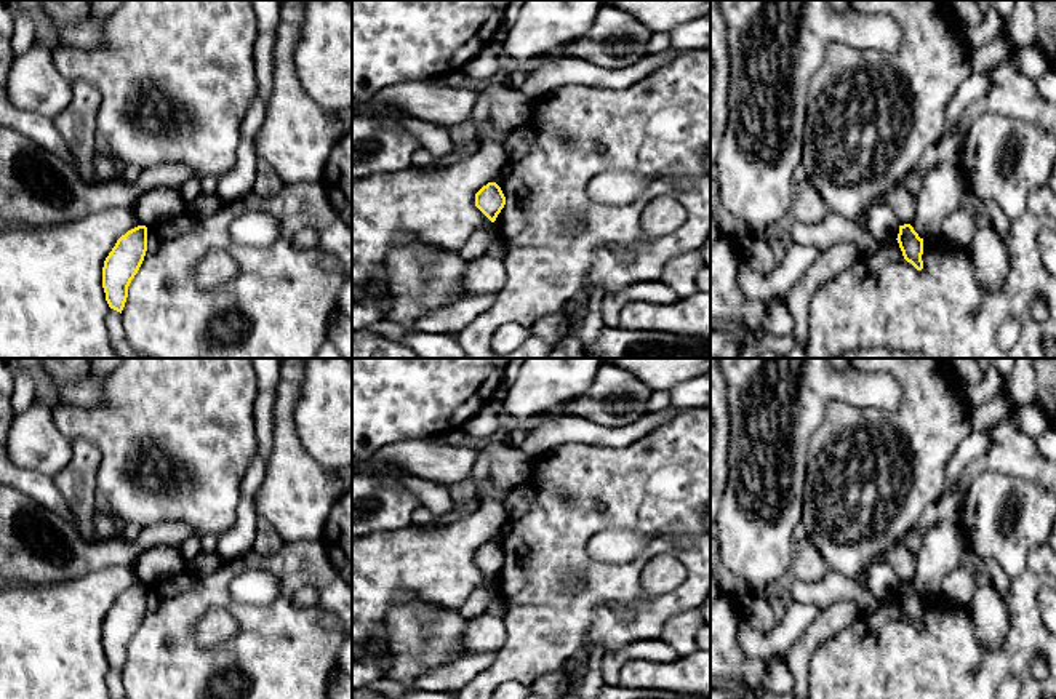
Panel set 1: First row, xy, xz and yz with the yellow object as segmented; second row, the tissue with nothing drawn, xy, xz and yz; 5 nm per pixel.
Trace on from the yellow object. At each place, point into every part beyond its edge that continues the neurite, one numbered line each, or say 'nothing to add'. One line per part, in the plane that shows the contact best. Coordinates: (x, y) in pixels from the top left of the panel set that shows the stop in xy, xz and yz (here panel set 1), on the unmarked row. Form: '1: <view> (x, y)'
nothing to add

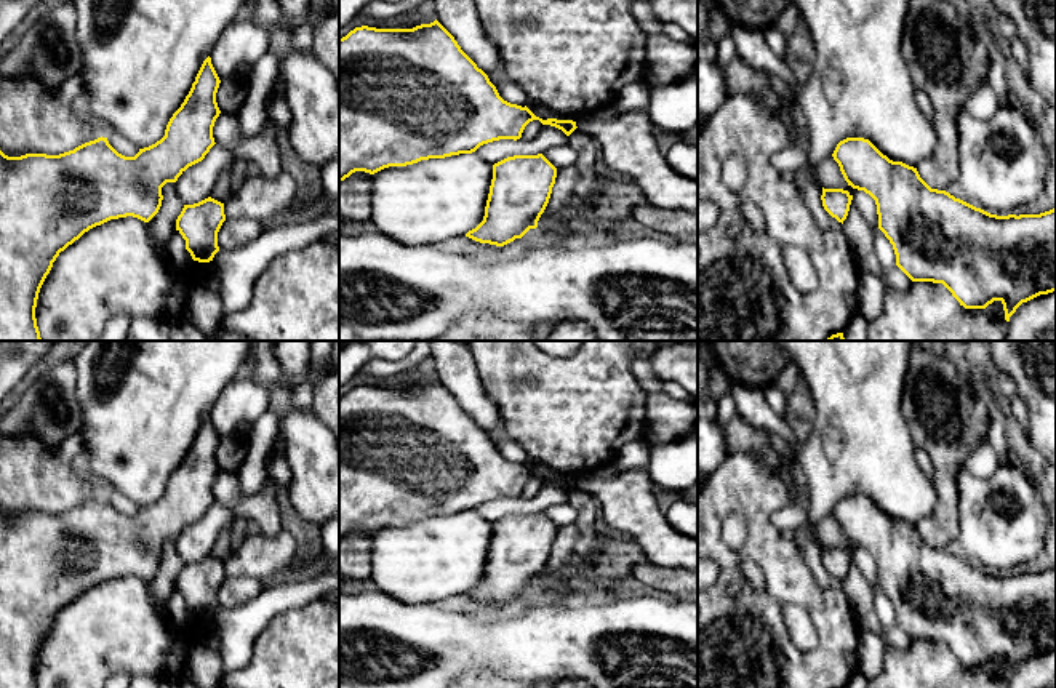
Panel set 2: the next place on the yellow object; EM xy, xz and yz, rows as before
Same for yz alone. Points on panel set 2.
nothing to add

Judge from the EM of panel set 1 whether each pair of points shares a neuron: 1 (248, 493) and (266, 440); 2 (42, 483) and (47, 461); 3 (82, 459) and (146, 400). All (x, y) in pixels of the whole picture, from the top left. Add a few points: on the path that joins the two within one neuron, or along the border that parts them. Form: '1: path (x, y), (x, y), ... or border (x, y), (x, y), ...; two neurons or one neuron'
1: border (258, 450), (266, 464); two neurons
2: border (16, 464), (52, 477); two neurons
3: border (76, 437), (85, 437), (98, 448), (96, 485); two neurons

